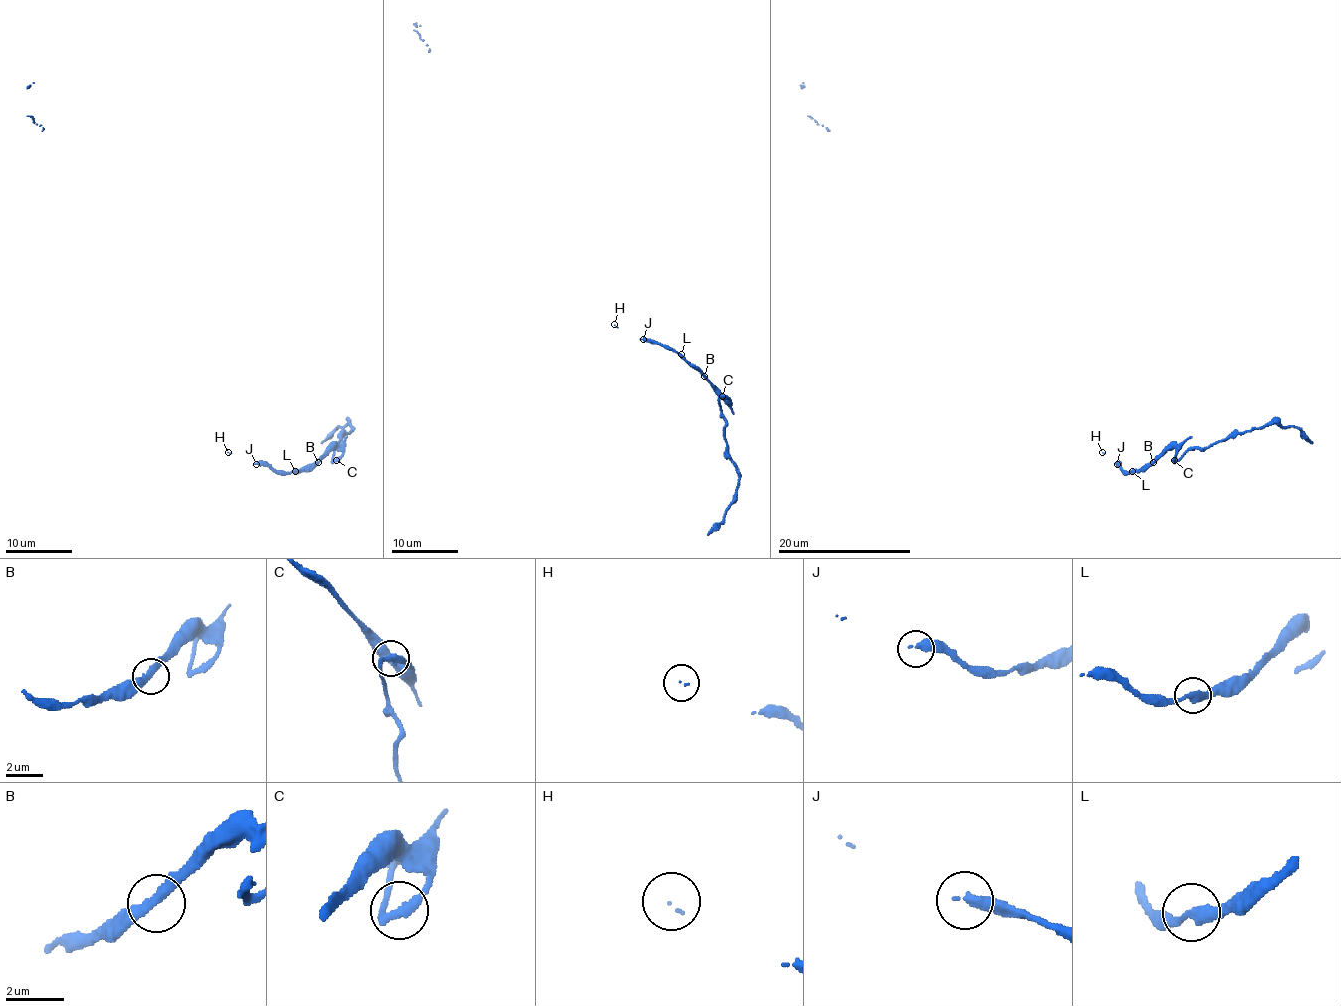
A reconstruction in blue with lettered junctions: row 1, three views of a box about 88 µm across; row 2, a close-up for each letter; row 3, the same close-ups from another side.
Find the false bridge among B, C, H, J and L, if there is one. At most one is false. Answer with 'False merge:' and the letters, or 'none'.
False merge: C

